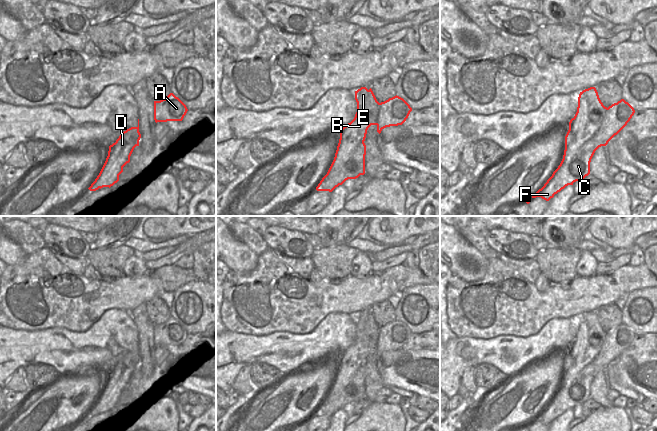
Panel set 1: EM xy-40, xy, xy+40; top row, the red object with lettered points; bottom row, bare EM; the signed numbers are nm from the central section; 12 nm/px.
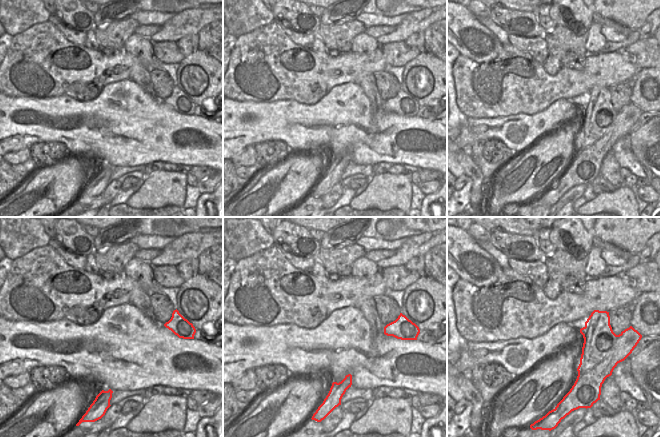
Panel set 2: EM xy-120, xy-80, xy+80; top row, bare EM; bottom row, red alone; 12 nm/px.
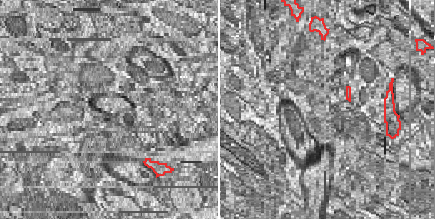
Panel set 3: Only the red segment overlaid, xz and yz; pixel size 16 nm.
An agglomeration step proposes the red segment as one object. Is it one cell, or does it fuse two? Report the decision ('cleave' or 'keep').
cleave

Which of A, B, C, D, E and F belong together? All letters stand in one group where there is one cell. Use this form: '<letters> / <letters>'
A C F / B D E

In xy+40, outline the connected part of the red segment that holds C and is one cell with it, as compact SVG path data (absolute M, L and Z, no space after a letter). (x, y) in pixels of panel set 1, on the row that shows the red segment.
M624 99L609 106L598 133L587 141L563 167L559 165L544 186L525 202L529 204L531 199L536 197L549 201L566 186L582 181L590 174L590 162L595 151L601 146L606 146L627 125L634 113L634 108Z

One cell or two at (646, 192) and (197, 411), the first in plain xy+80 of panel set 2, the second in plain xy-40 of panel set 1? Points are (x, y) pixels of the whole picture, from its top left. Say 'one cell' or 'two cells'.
one cell

